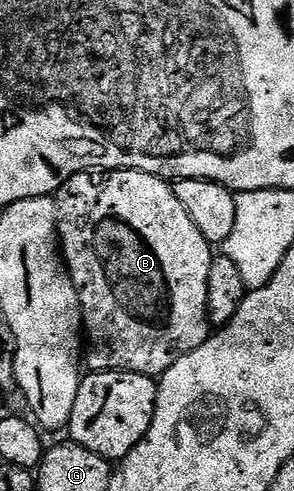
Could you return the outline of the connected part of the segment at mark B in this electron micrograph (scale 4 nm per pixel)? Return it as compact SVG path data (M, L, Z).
M86 169L75 172L55 192L55 202L57 204L57 233L63 258L81 302L81 321L84 334L87 336L87 350L84 352L83 359L90 372L134 371L140 375L159 377L164 371L171 369L171 365L175 365L175 361L179 361L179 357L199 349L209 340L211 324L207 283L215 251L205 240L203 233L199 233L195 221L191 221L187 209L183 209L183 205L179 205L179 197L175 197L172 186L166 180L162 179L160 175L132 169Z

